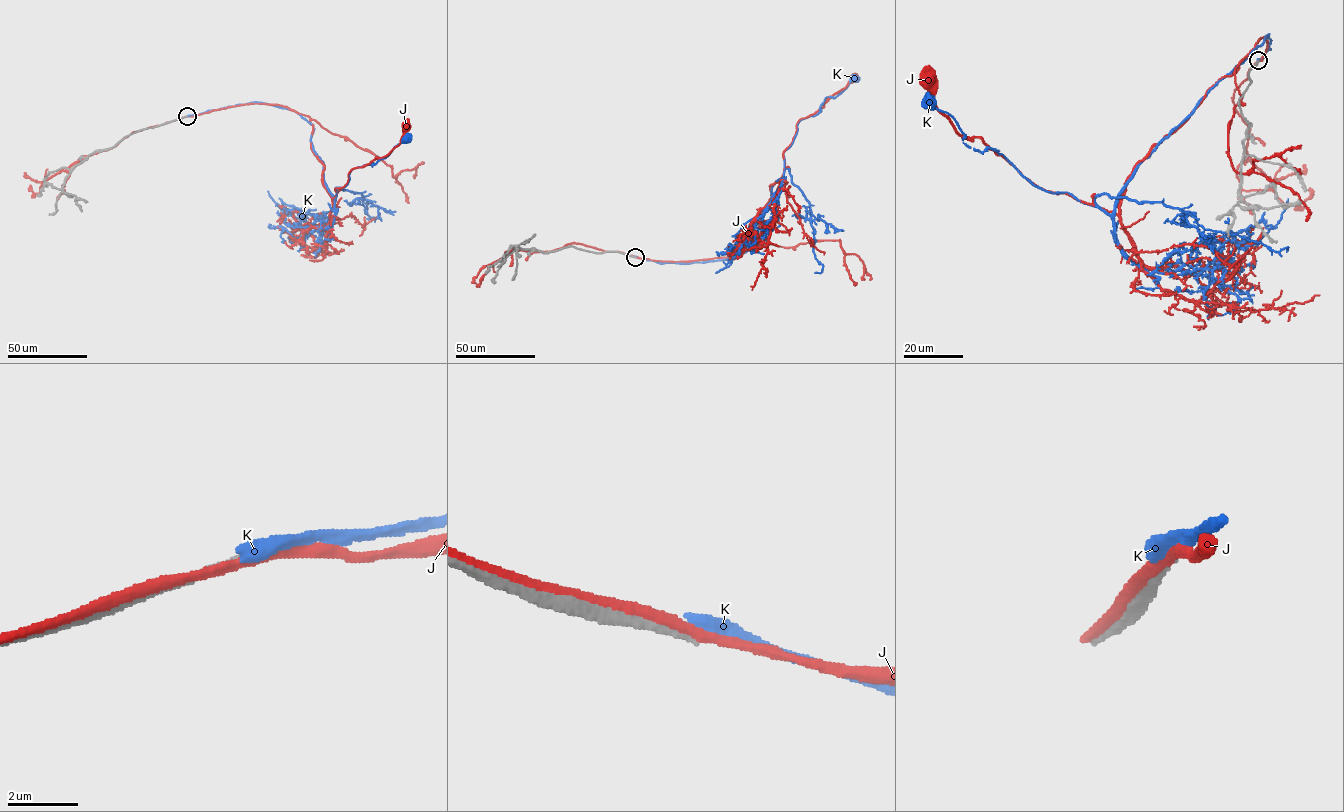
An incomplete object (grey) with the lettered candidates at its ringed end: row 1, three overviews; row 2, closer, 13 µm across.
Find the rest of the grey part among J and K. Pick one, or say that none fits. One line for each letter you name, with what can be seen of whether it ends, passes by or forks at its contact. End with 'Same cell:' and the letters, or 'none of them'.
Same cell: none of them

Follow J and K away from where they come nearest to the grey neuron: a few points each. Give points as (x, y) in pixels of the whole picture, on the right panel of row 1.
J: (1257, 62), (1264, 37), (1134, 168), (1117, 214), (1032, 184), (981, 139), (966, 138), (938, 109), (926, 78)
K: (1257, 61), (1268, 35), (1139, 165), (1111, 214), (1033, 185), (996, 150), (968, 147), (957, 122), (928, 101)

